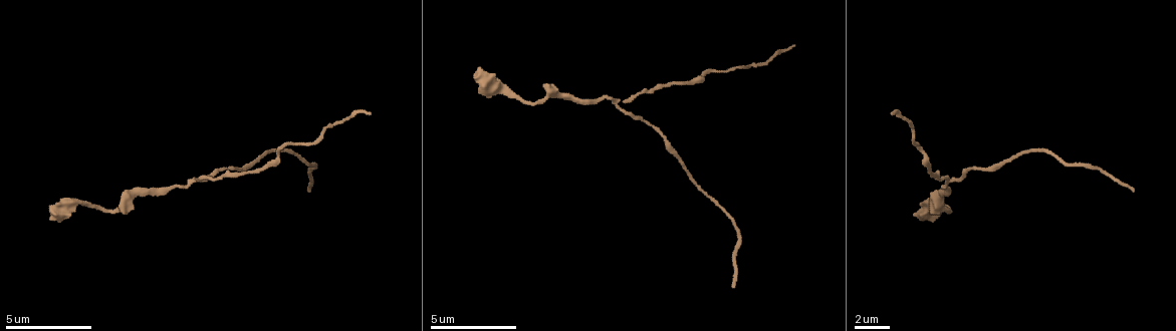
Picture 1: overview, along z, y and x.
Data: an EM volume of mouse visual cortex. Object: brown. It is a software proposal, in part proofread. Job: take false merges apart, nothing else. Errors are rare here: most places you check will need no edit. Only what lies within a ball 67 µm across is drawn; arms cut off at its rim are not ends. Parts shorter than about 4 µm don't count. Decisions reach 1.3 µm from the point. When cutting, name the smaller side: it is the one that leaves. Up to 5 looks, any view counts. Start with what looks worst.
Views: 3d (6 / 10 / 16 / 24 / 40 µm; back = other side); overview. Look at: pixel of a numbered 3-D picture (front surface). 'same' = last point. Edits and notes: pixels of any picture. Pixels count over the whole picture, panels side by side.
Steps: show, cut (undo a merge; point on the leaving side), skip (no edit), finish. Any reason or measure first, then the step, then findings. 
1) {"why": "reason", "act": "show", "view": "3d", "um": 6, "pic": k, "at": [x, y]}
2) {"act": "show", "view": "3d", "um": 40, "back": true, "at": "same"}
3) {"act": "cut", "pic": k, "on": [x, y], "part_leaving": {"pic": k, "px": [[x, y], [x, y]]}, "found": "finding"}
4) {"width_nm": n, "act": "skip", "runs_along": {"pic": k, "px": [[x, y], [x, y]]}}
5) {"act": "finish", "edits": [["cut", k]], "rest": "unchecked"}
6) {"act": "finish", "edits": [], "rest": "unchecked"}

{"why": "branch point", "act": "show", "view": "3d", "um": 16, "pic": 1, "at": [619, 101]}

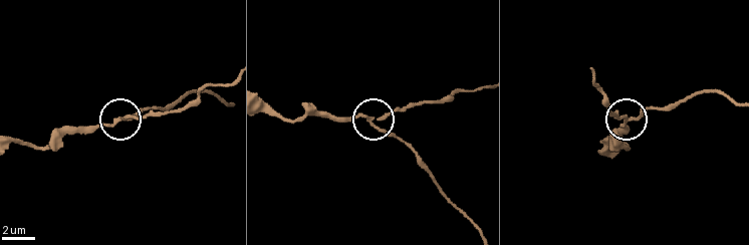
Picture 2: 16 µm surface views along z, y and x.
{"width_nm": 180, "act": "cut", "pic": 2, "on": [391, 136], "part_leaving": {"pic": 2, "px": [[370, 123], [398, 139], [414, 155], [442, 195], [475, 227]]}, "found": "a second cell is stuck on"}

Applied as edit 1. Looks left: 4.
{"why": "calibre changes", "act": "show", "view": "3d", "um": 10, "pic": 1, "at": [284, 144]}

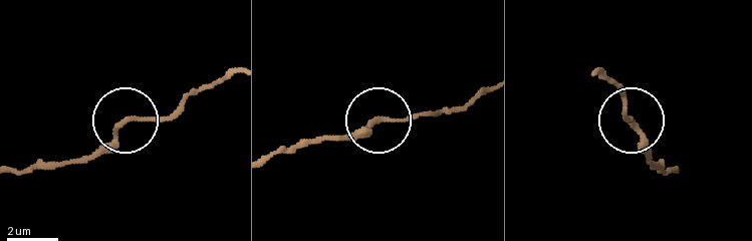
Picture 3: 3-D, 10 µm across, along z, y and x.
{"act": "skip", "runs_along": {"pic": 3, "px": [[270, 158], [354, 138], [387, 118], [436, 111]]}, "found": "continuous, no second cell"}

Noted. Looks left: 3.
{"why": "calibre changes", "act": "show", "view": "3d", "um": 10, "pic": 1, "at": [509, 93]}

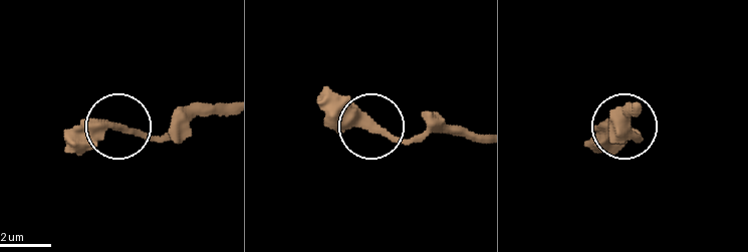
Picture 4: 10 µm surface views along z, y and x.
{"act": "show", "view": "3d", "um": 6, "pic": 4, "at": [373, 126]}

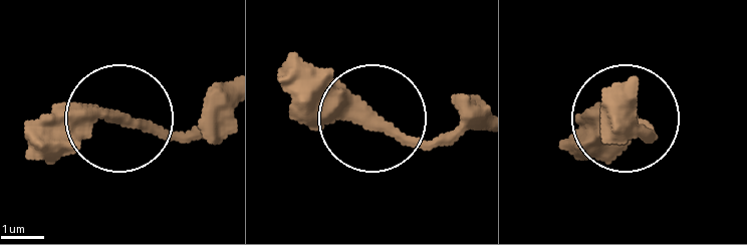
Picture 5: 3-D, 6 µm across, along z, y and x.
{"act": "skip", "found": "one cell here"}

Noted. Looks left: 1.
{"act": "finish", "edits": [["cut", 2]], "rest": "unchecked"}

